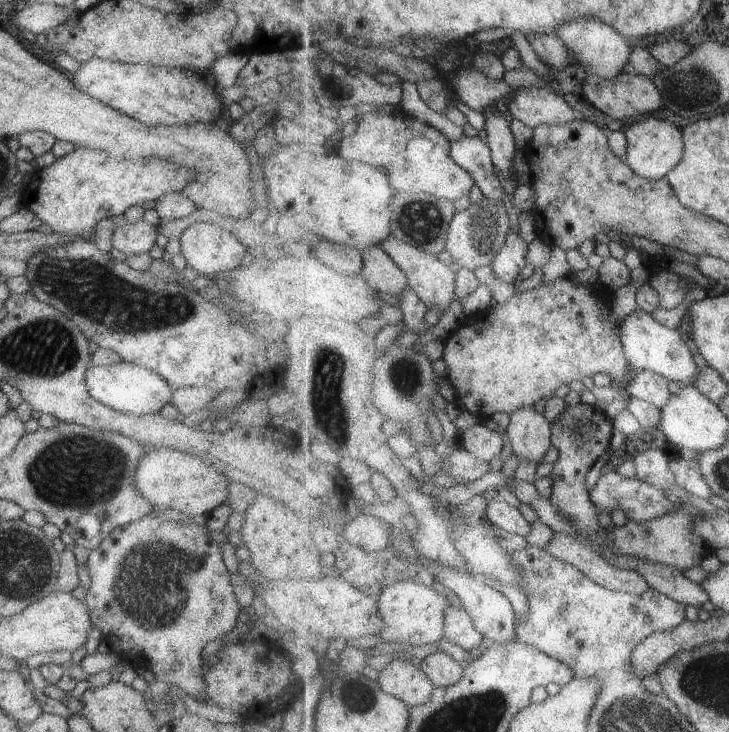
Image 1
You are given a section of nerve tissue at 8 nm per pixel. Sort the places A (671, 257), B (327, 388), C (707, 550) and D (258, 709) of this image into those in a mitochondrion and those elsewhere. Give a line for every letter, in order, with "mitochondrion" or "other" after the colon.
A: other
B: mitochondrion
C: other
D: other

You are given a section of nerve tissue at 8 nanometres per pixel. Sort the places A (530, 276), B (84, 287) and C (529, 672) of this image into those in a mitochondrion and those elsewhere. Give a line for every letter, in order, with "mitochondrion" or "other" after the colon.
A: other
B: mitochondrion
C: other

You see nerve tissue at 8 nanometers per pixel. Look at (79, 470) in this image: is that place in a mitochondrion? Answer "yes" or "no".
yes

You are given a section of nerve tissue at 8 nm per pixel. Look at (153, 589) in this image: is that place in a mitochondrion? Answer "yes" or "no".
yes

